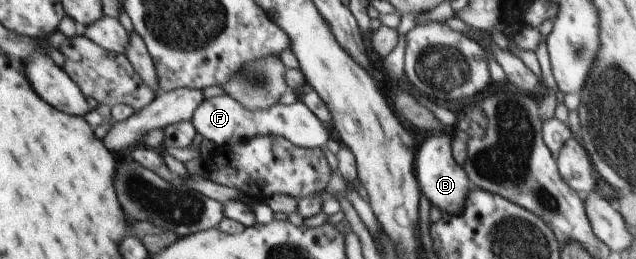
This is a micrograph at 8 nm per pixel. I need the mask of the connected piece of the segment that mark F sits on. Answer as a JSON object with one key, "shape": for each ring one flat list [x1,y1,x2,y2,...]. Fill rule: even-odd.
{"shape":[[227,94,205,98,193,112,191,124,205,139,216,145,225,145,229,139,251,139,253,136,271,134,286,137,291,143,302,148,324,149,327,140,334,137,301,101,290,105,277,103,267,110,249,111]]}

